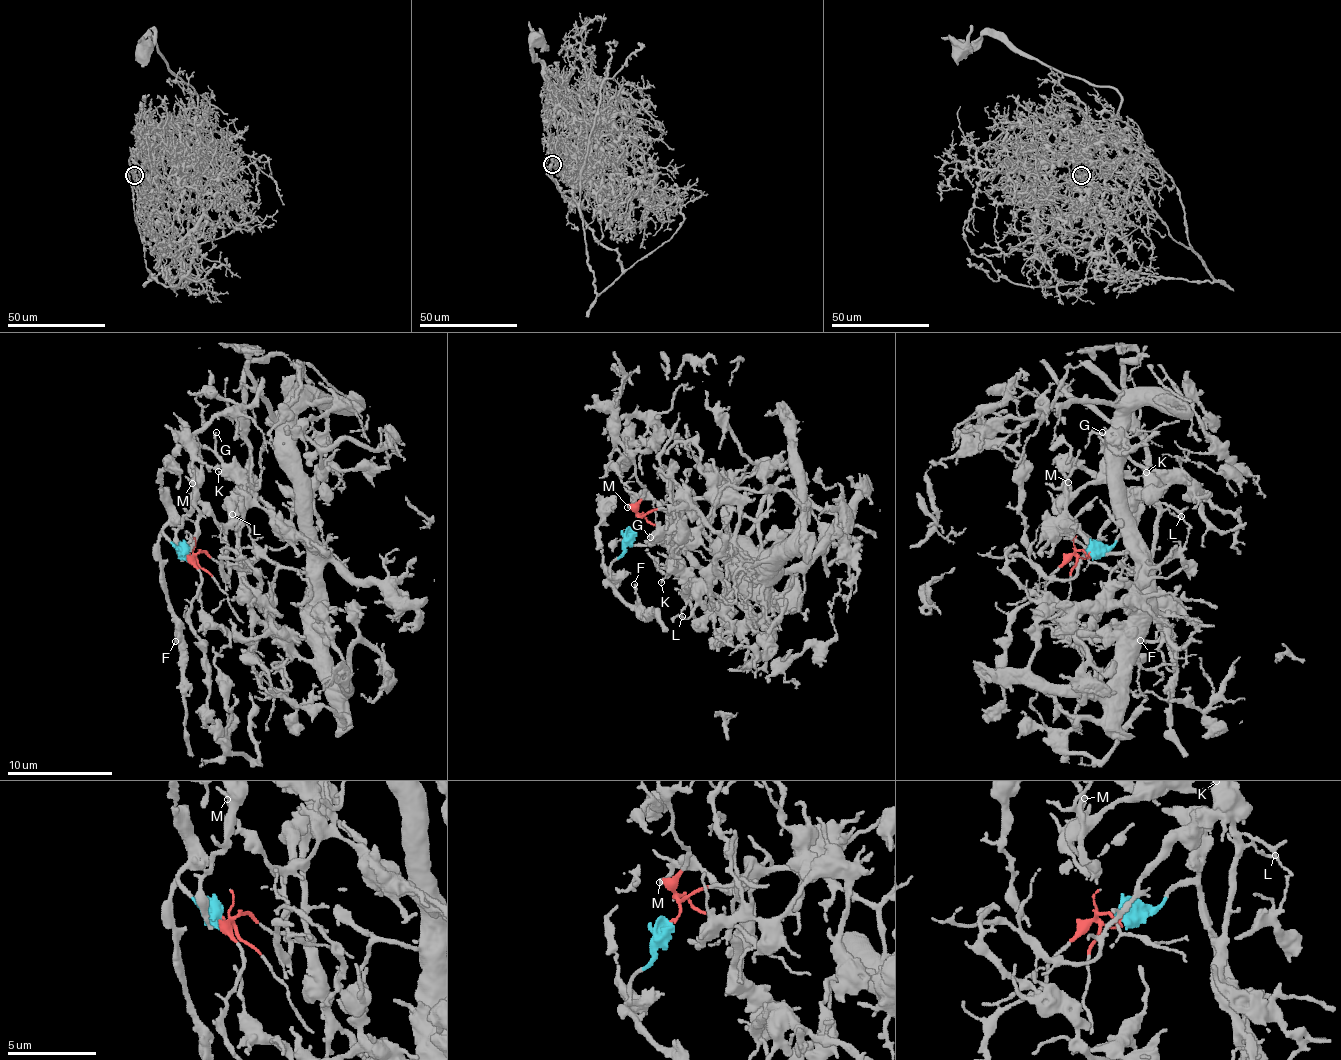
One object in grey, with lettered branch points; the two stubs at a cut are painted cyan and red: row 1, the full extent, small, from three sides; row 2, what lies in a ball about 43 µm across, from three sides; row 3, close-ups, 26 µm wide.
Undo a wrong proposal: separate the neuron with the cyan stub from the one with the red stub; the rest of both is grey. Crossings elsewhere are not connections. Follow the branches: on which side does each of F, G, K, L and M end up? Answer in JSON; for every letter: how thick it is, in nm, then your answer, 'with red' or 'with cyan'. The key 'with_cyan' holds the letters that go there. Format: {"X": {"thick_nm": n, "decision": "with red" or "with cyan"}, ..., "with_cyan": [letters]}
{"F": {"thick_nm": 180, "decision": "with cyan"}, "G": {"thick_nm": 160, "decision": "with red"}, "K": {"thick_nm": 140, "decision": "with red"}, "L": {"thick_nm": 160, "decision": "with red"}, "M": {"thick_nm": 240, "decision": "with red"}, "with_cyan": ["F"]}

